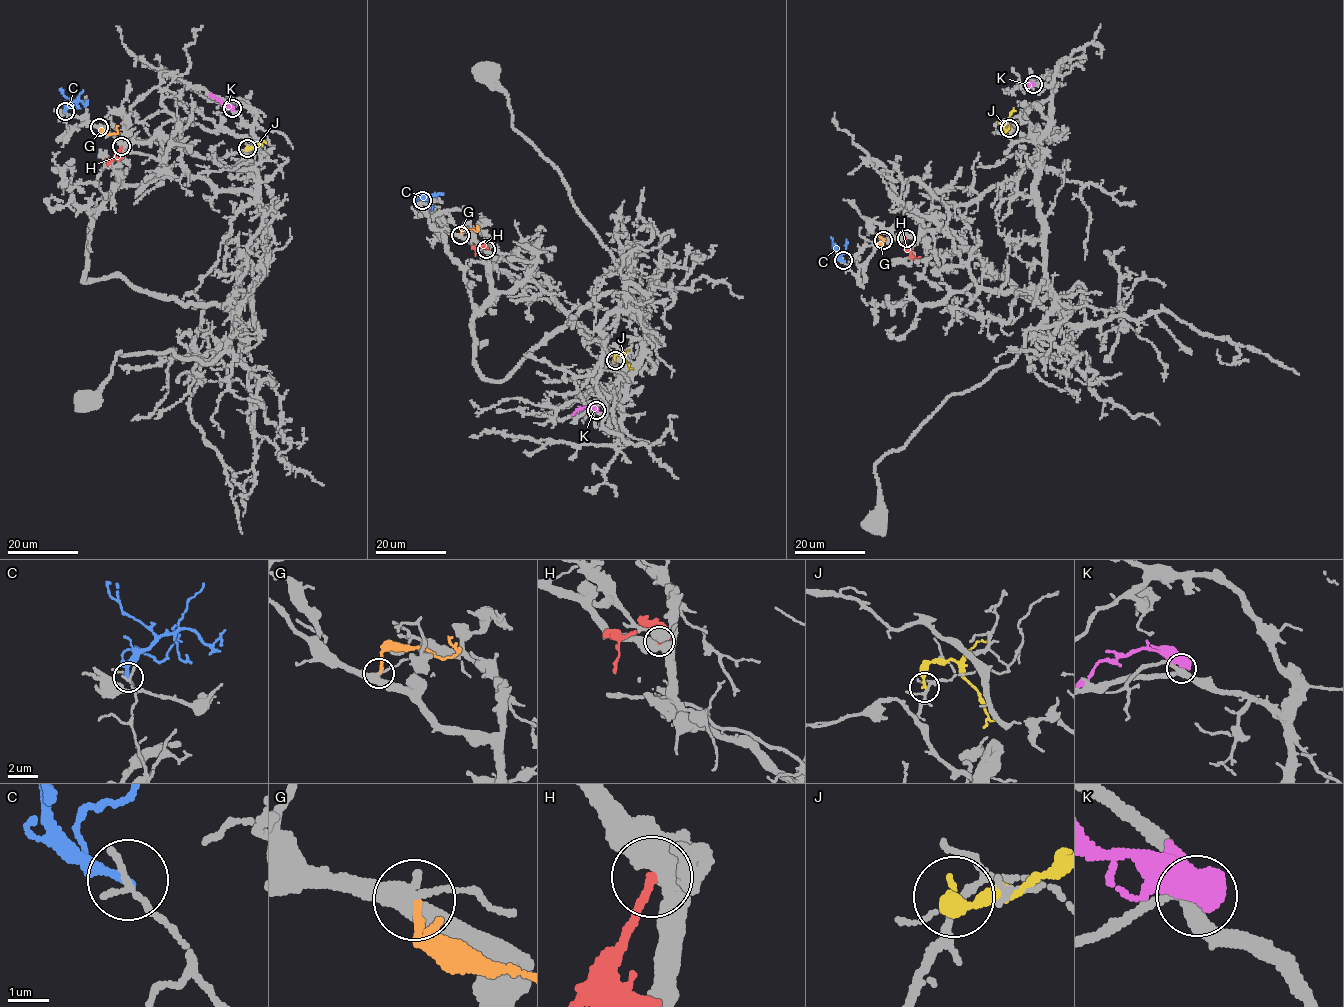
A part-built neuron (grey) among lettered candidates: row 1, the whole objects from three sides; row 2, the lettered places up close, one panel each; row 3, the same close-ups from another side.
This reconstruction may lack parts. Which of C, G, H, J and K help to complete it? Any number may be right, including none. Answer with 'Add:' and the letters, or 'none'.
Add: none

